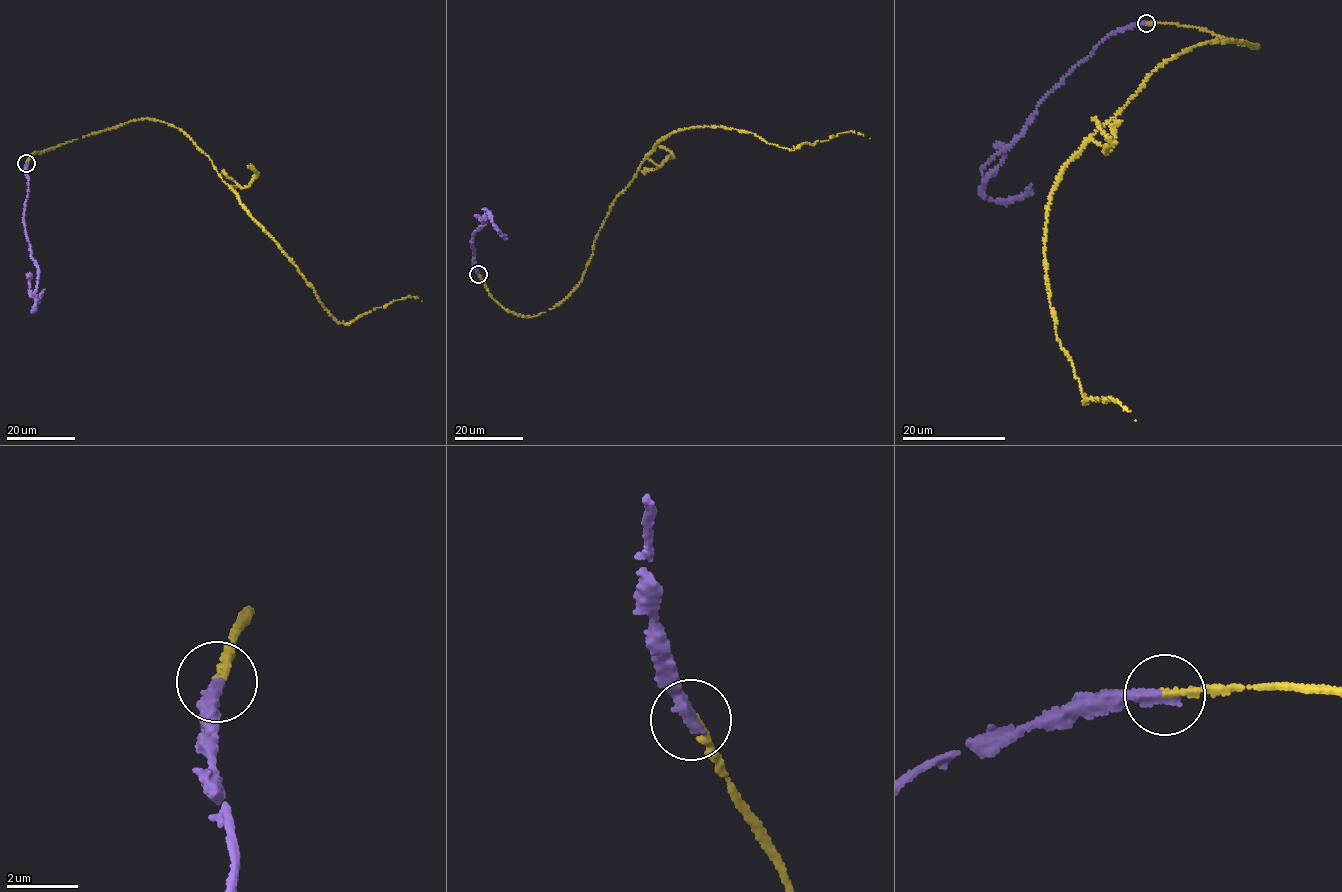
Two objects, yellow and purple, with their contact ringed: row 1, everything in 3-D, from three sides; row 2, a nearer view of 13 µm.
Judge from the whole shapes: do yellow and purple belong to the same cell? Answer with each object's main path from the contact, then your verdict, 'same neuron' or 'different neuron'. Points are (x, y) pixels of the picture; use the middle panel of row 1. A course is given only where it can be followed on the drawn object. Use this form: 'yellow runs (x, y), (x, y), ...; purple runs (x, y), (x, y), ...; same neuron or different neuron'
yellow runs (478, 274), (520, 316), (561, 304), (617, 195), (679, 130), (731, 128), (789, 150), (843, 132), (870, 138); purple runs (478, 274), (471, 242), (475, 231), (484, 222), (485, 209), (491, 215), (494, 227), (502, 236), (507, 234); same neuron

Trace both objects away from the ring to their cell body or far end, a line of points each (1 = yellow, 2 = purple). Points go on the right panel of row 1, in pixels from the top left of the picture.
1: (1146, 24), (1258, 48), (1211, 41), (1161, 62), (1047, 205), (1057, 339), (1085, 401), (1116, 400), (1135, 421)
2: (1146, 24), (1112, 33), (1096, 47), (982, 171), (984, 195), (993, 200), (1013, 199), (1031, 184)

